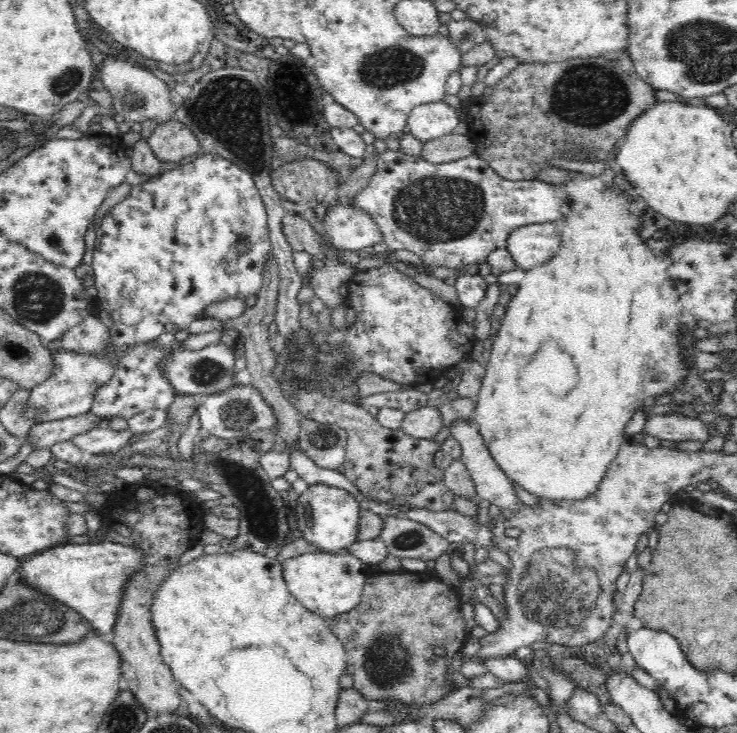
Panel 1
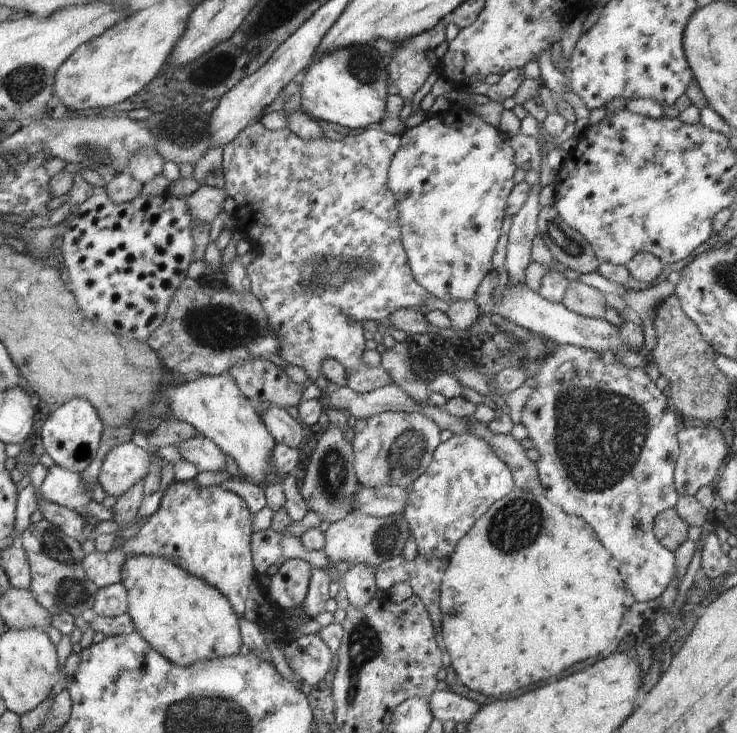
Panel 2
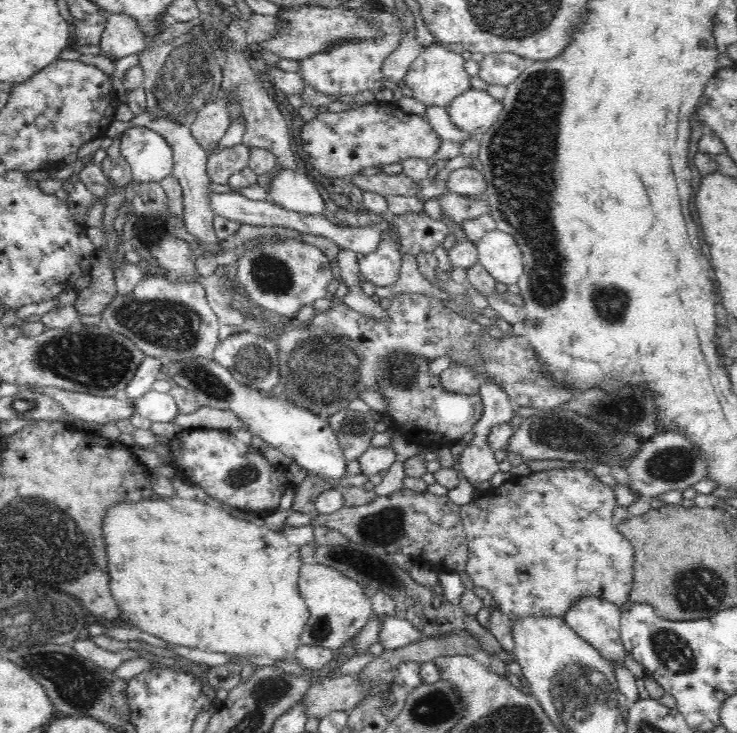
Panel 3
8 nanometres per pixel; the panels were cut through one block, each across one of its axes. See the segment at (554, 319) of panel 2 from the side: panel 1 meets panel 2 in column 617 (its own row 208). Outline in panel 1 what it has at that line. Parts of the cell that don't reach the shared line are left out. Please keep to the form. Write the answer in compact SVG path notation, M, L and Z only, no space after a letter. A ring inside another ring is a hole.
M338 204L327 209L323 217L324 233L337 249L362 250L382 243L383 234L374 219L362 209Z

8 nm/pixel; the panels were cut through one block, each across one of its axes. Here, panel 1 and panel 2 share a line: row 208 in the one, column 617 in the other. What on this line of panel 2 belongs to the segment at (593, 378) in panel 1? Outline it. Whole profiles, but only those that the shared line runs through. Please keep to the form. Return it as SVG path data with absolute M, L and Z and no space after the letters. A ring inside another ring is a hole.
M515 489L508 496L494 502L488 511L474 526L466 536L460 539L455 546L454 552L448 558L448 566L443 574L441 582L441 629L443 638L451 655L451 664L456 670L459 681L470 688L486 696L502 696L502 694L512 694L522 688L528 688L532 684L544 682L550 676L560 676L564 670L568 670L572 664L596 658L602 650L608 650L610 644L616 638L616 630L624 618L624 592L626 584L618 570L617 560L604 548L600 542L598 534L580 516L566 514L560 506L543 495L534 495L527 490Z

